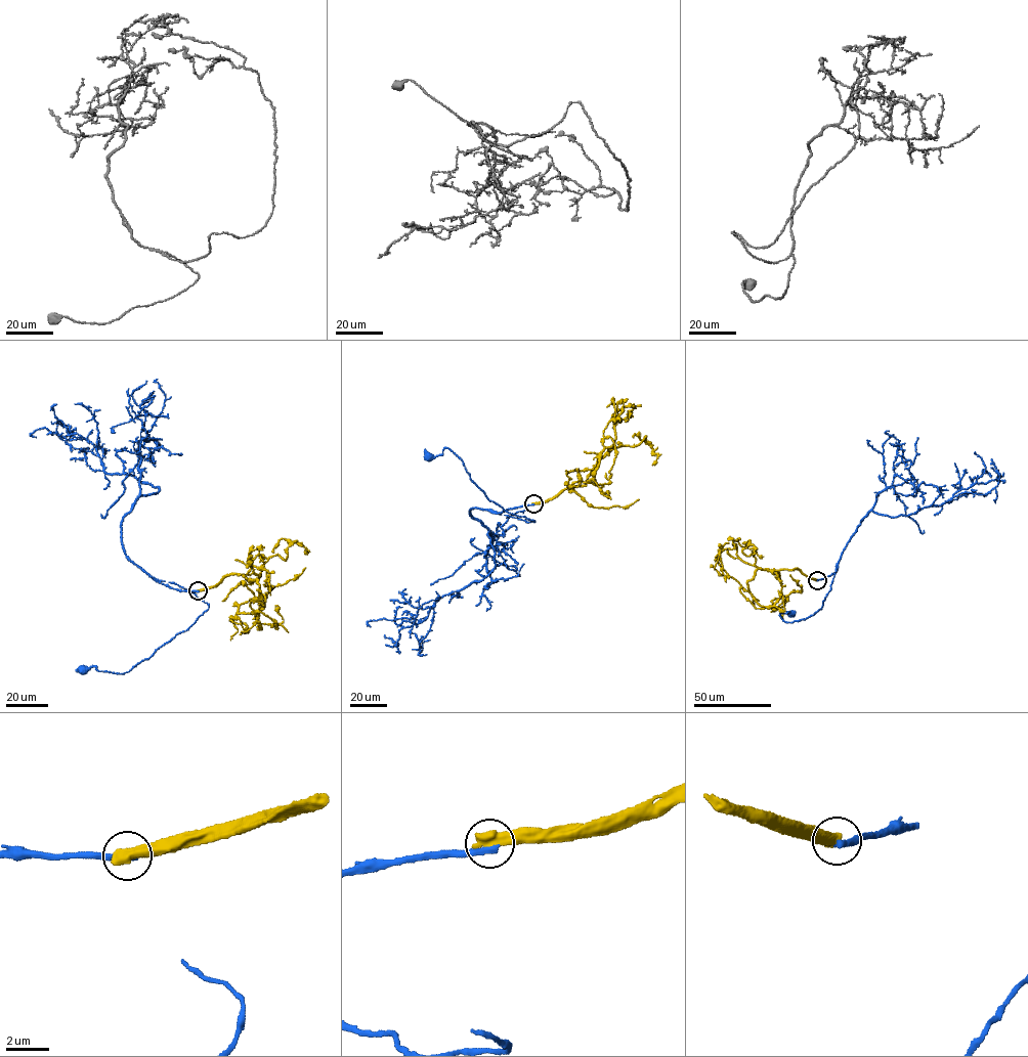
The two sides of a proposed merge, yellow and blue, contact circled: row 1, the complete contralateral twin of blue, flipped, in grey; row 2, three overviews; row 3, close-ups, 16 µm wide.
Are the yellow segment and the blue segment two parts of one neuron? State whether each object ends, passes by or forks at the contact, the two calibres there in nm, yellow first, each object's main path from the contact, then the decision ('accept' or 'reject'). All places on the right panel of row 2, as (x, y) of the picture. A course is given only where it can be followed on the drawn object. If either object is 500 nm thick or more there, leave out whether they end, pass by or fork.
650/320 nm | yellow via (816, 580), (796, 569), (759, 568), (747, 581), (748, 590), (761, 606), (771, 607), (802, 590), (789, 575) | blue via (817, 580), (832, 574), (837, 566), (821, 609), (805, 619), (790, 622), (785, 621), (779, 614), (791, 613) | reject

